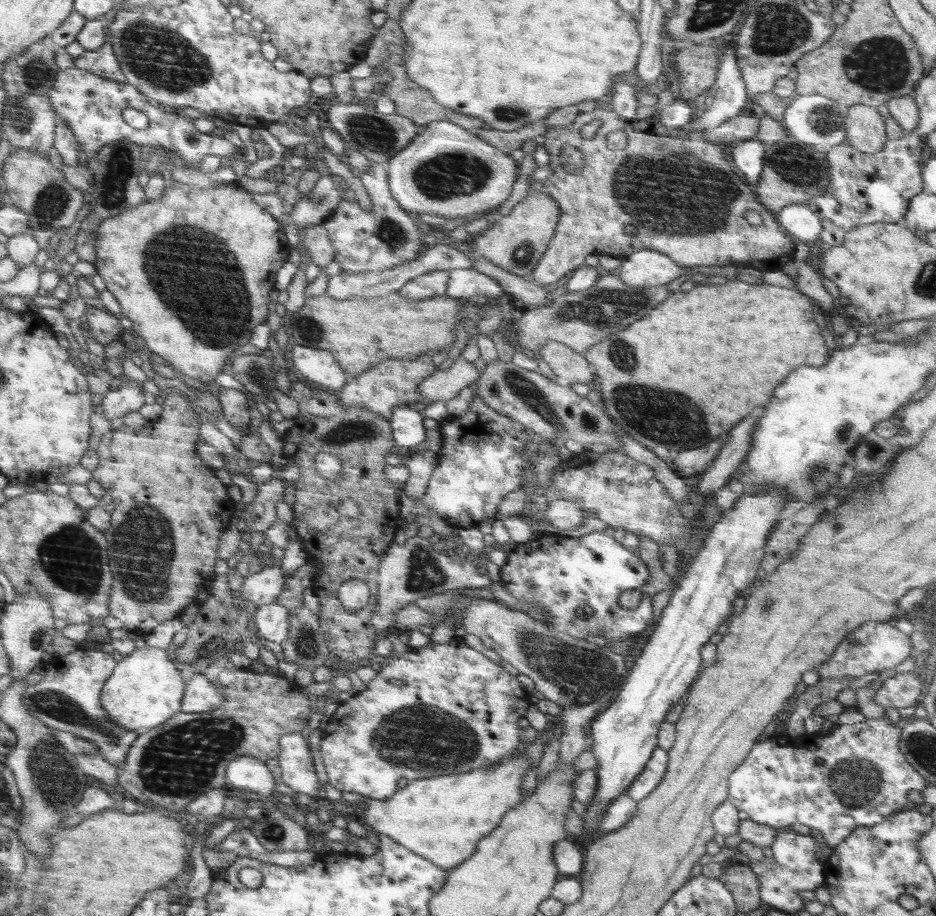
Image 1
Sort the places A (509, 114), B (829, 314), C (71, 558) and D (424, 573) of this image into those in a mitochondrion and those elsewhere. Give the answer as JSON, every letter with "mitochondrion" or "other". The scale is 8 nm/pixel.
{"A":"mitochondrion","B":"other","C":"mitochondrion","D":"mitochondrion"}

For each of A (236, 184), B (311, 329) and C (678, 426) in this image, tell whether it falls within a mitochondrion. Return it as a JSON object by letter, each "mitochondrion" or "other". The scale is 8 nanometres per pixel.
{"A":"other","B":"mitochondrion","C":"mitochondrion"}

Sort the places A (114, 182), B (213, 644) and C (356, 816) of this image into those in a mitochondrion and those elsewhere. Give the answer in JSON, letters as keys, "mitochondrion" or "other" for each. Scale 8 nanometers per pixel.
{"A":"mitochondrion","B":"mitochondrion","C":"other"}

